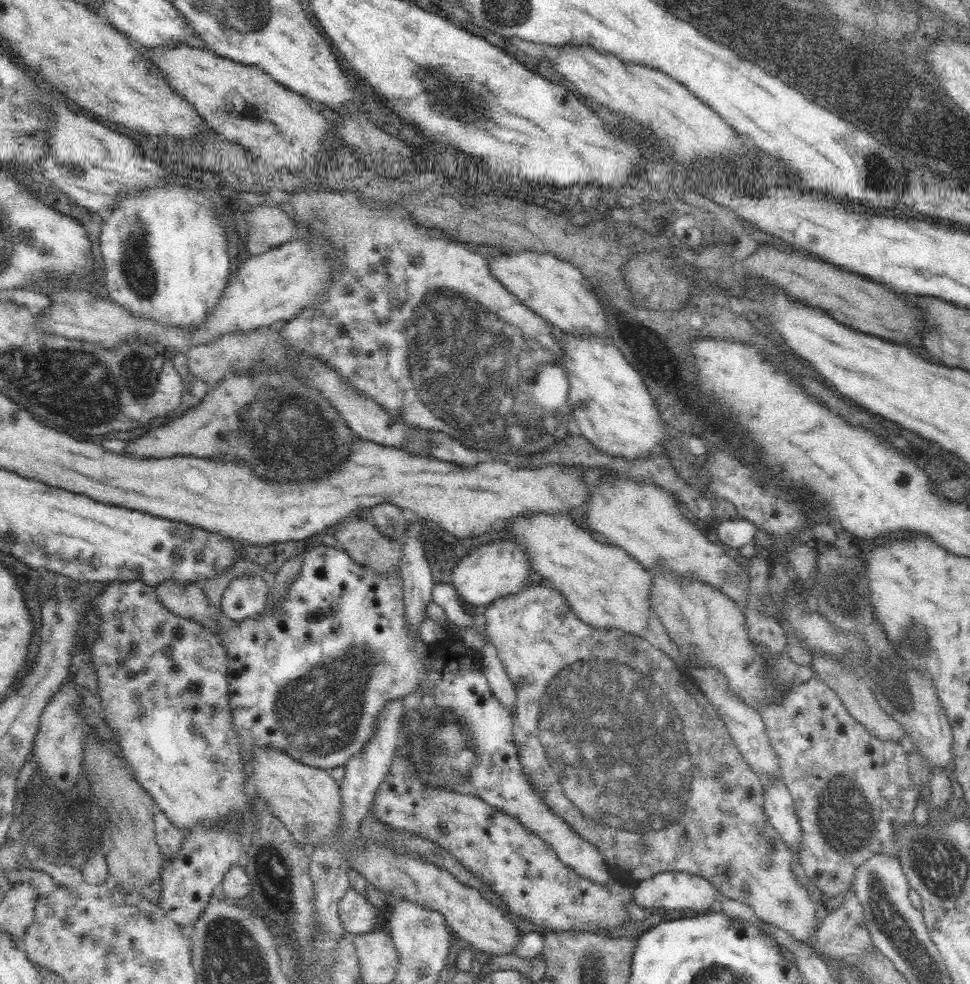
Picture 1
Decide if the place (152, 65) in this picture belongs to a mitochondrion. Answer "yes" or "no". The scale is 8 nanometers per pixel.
no

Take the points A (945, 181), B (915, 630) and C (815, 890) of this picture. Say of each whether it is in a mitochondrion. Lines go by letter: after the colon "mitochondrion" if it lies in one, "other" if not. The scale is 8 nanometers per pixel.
A: mitochondrion
B: mitochondrion
C: other

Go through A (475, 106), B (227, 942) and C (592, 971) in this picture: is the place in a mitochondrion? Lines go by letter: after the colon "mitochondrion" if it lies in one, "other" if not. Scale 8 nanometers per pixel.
A: mitochondrion
B: mitochondrion
C: mitochondrion

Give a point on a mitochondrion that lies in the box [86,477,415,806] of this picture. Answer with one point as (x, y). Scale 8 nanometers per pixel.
(321, 714)

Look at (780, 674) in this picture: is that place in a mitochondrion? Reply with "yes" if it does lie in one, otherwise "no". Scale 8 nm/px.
yes

